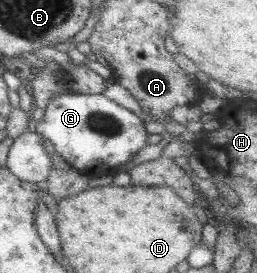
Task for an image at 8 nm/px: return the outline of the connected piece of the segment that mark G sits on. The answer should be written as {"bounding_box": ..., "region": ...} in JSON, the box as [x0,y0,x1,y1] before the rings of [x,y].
{"bounding_box":[36,93,149,179],"region":[[[64,93],[54,95],[48,101],[44,118],[38,122],[36,132],[52,144],[55,152],[60,154],[60,157],[70,167],[93,179],[100,178],[102,175],[113,176],[132,165],[132,160],[148,146],[149,134],[146,132],[144,123],[143,118],[139,118],[138,115],[108,99],[103,94]]]}

